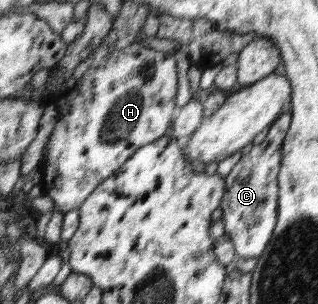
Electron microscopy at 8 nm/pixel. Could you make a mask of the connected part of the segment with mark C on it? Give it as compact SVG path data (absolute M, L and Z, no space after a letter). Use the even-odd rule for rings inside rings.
M286 110L269 125L268 134L258 145L250 145L237 164L225 177L226 189L219 206L219 217L224 222L224 239L234 245L235 256L241 259L258 258L270 242L278 217L278 180L281 166L281 147L289 130L291 112Z

